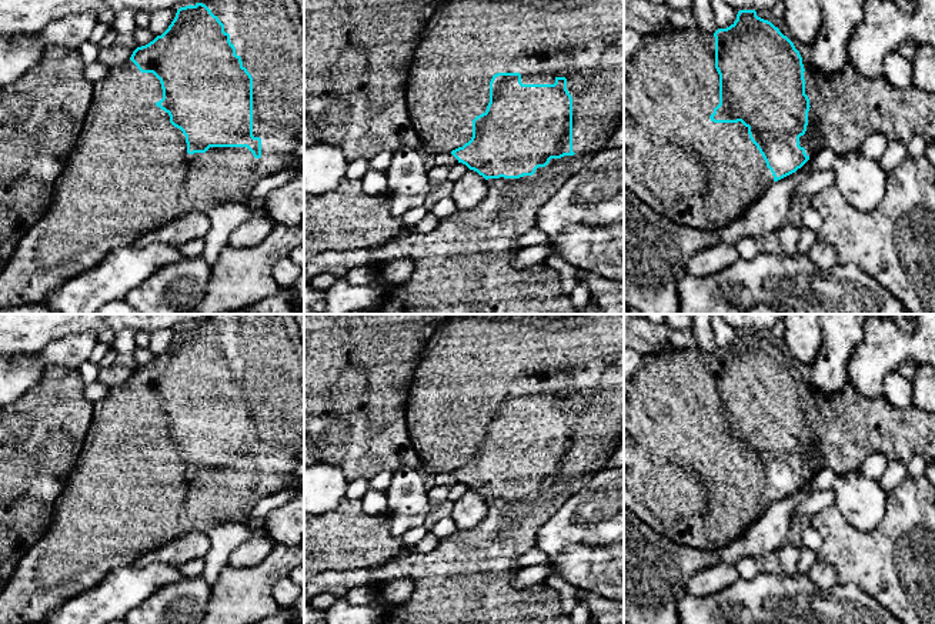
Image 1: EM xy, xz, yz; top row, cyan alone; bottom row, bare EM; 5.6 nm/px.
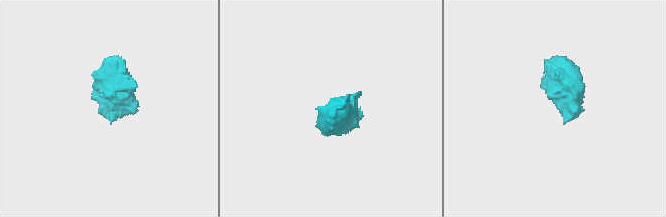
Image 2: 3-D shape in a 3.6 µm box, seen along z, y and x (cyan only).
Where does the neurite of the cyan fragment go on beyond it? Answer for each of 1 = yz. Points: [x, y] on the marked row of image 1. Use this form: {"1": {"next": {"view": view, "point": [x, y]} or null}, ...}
{"1": {"next": {"view": "yz", "point": [704, 174]}}}

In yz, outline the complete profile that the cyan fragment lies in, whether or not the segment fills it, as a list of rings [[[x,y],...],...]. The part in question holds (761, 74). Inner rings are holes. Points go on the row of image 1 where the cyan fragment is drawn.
[[[739,10],[737,20],[727,29],[718,29],[714,34],[699,29],[664,30],[657,34],[645,34],[637,51],[624,61],[624,186],[652,210],[668,217],[677,224],[697,230],[724,227],[739,218],[771,186],[798,168],[819,150],[831,149],[838,156],[858,150],[869,134],[881,133],[888,141],[898,140],[908,144],[914,136],[921,136],[926,144],[935,141],[935,94],[918,87],[894,87],[884,76],[865,79],[851,64],[831,76],[824,77],[811,61],[805,61],[794,43],[784,36],[771,21],[757,16],[755,10]]]

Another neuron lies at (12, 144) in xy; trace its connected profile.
[[[47,47],[39,64],[0,90],[0,271],[24,233],[47,211],[54,183],[76,147],[94,96],[94,84],[86,80],[84,70],[79,50]]]

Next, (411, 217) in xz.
[[[421,206],[421,207],[414,207],[408,210],[404,216],[404,227],[414,230],[415,224],[421,221],[430,211]]]

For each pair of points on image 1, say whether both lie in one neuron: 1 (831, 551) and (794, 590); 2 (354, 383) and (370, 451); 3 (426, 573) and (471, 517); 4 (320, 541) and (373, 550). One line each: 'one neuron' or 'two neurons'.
1: two neurons
2: one neuron
3: two neurons
4: one neuron

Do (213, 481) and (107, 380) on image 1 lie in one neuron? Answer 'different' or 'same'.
different

